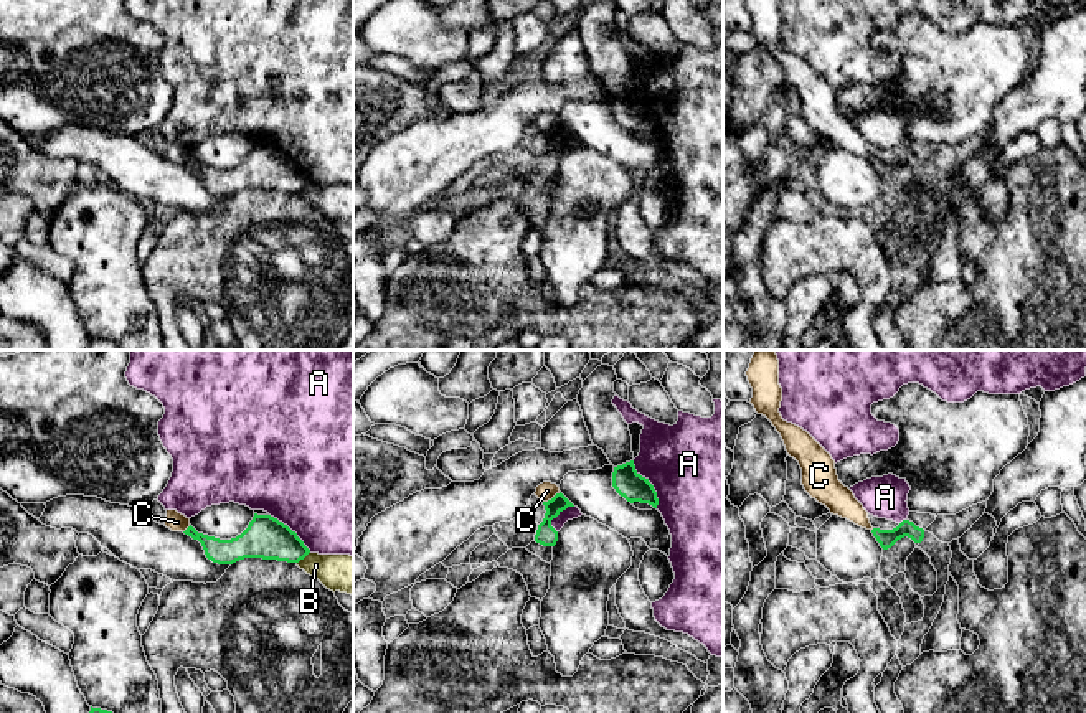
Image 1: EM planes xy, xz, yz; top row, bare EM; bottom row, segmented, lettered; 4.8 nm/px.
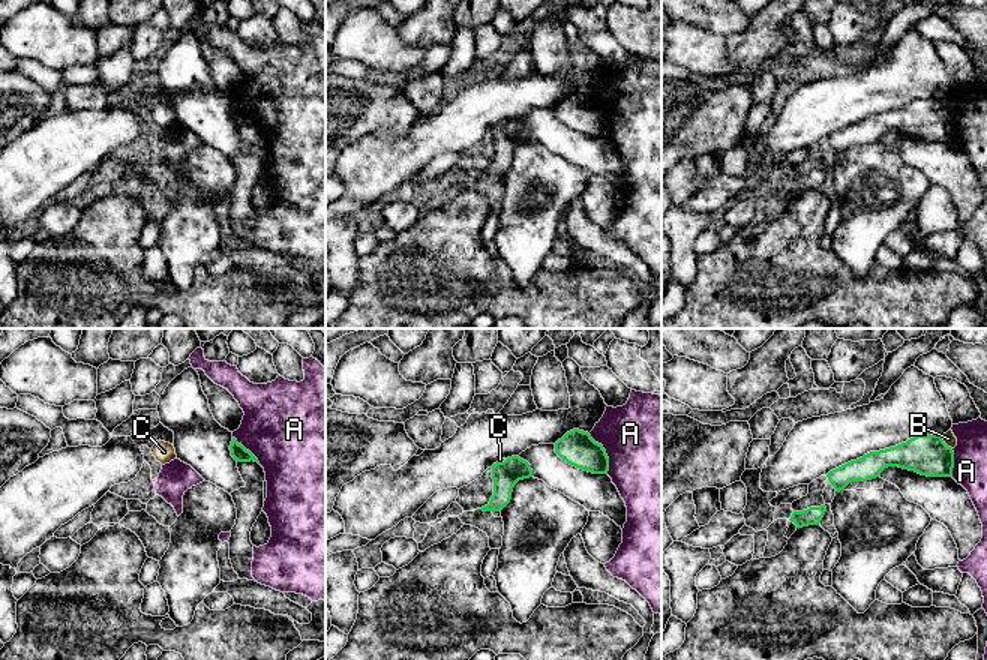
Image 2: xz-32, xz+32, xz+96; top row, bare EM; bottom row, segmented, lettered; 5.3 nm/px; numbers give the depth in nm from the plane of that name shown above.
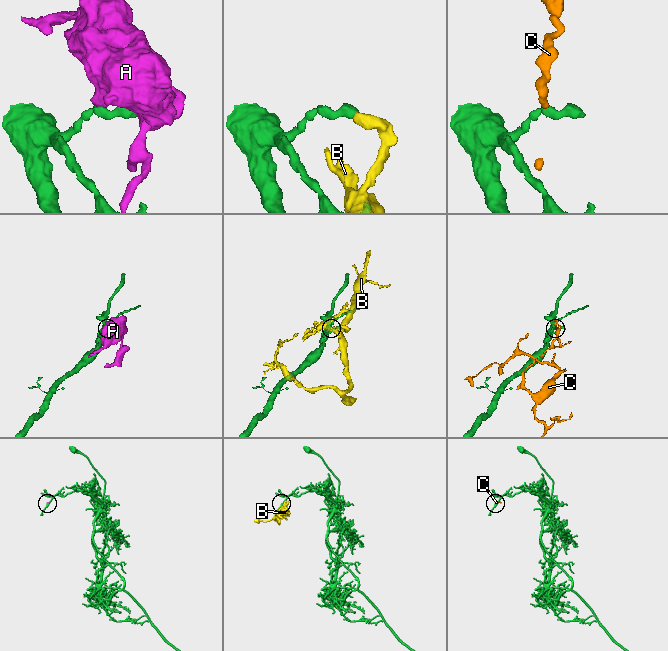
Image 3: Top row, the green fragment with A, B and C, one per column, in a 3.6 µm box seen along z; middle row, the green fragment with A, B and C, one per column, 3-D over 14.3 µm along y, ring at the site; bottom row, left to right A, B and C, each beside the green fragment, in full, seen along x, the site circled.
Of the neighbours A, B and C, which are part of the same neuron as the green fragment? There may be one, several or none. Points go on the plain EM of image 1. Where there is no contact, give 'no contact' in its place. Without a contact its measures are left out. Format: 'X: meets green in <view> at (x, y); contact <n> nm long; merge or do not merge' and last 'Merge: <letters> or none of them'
A: meets green in xz at (651, 114); contact 260 nm long; do not merge
B: meets green in xy at (302, 188); contact 90 nm long; do not merge
C: meets green in xz at (553, 127); contact 100 nm long; do not merge
Merge: none of them

